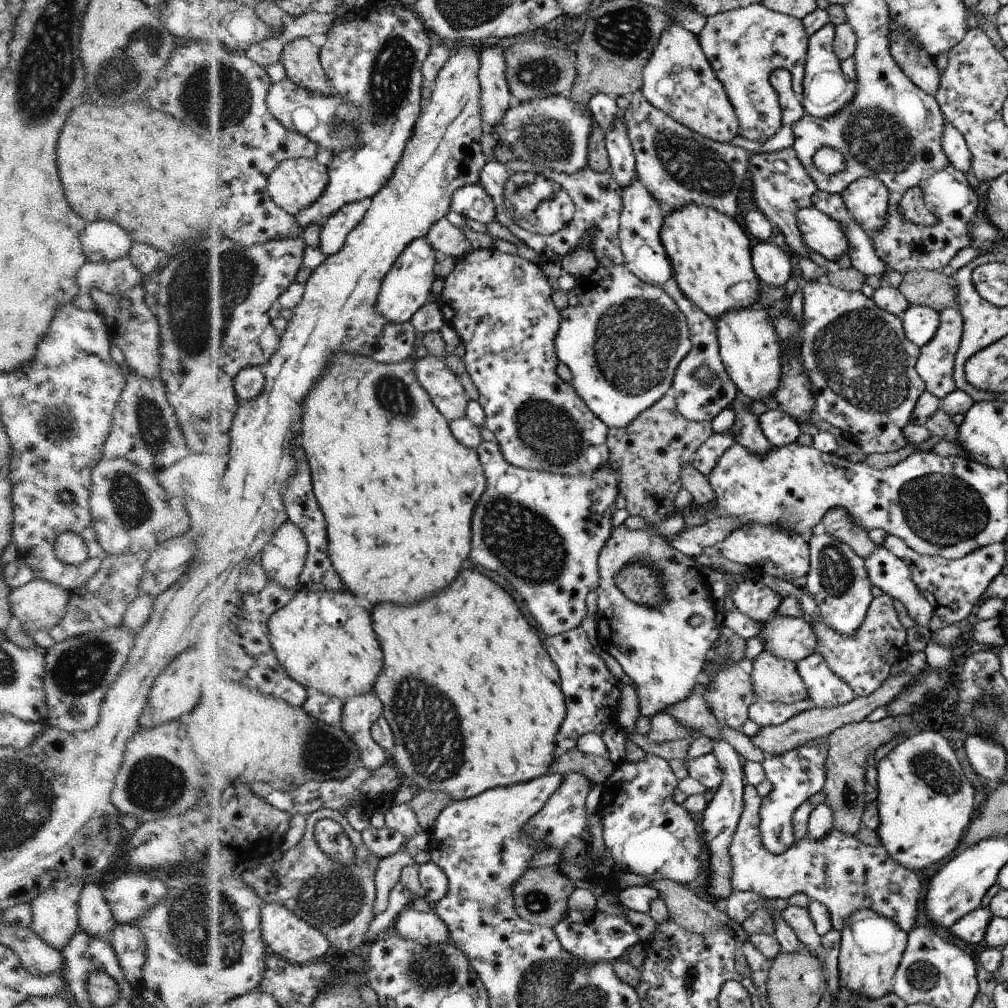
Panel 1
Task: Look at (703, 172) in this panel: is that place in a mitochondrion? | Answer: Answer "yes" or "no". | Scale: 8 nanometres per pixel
yes

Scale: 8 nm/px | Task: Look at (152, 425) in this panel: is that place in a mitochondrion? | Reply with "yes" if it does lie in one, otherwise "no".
yes

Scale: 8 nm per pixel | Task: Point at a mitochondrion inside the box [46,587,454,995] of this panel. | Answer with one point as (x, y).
(203, 934)

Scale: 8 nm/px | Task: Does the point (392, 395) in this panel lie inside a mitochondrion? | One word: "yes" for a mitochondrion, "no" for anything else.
yes

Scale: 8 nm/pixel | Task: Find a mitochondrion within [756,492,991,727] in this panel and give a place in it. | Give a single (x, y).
(835, 572)

